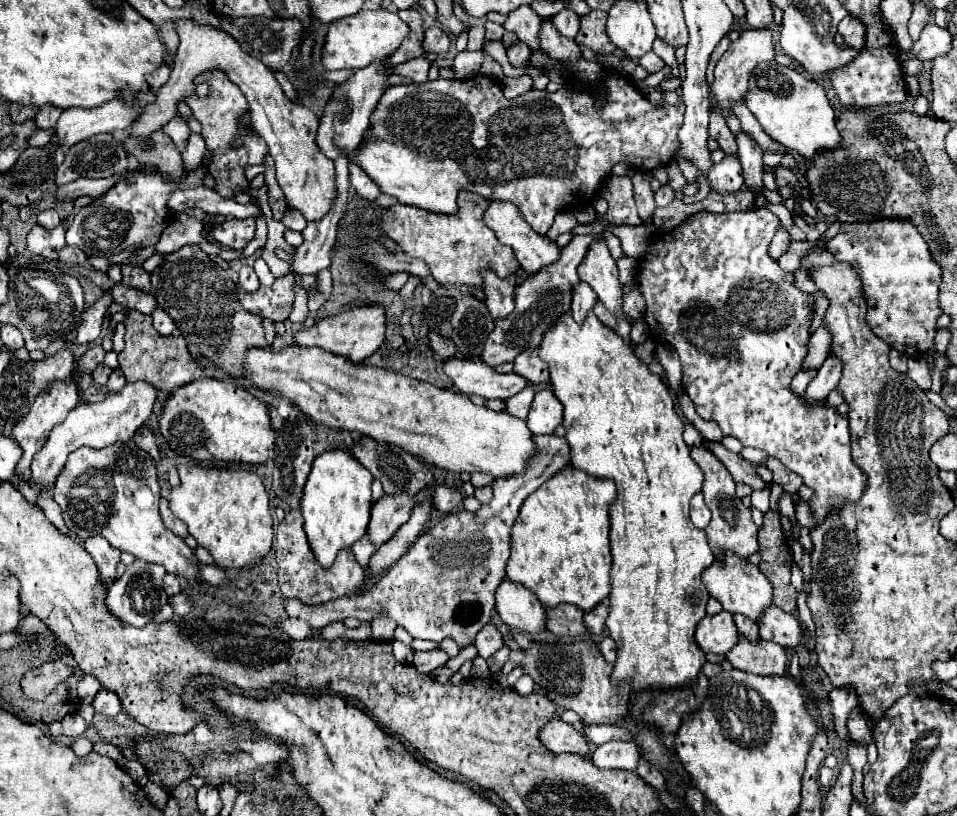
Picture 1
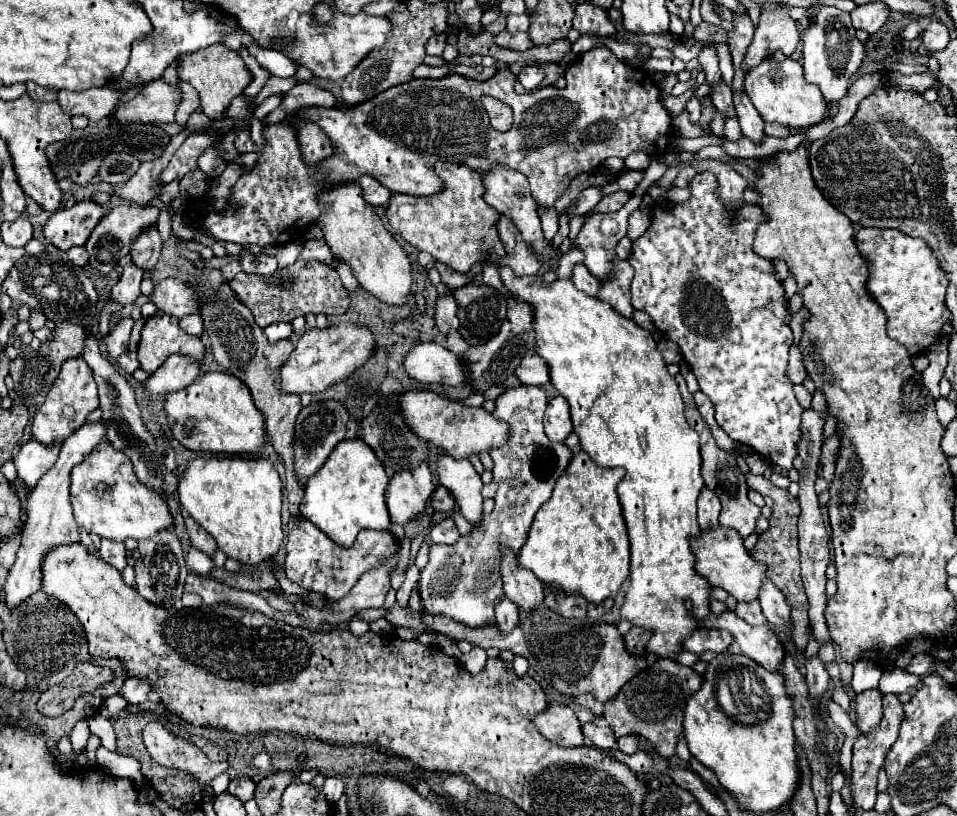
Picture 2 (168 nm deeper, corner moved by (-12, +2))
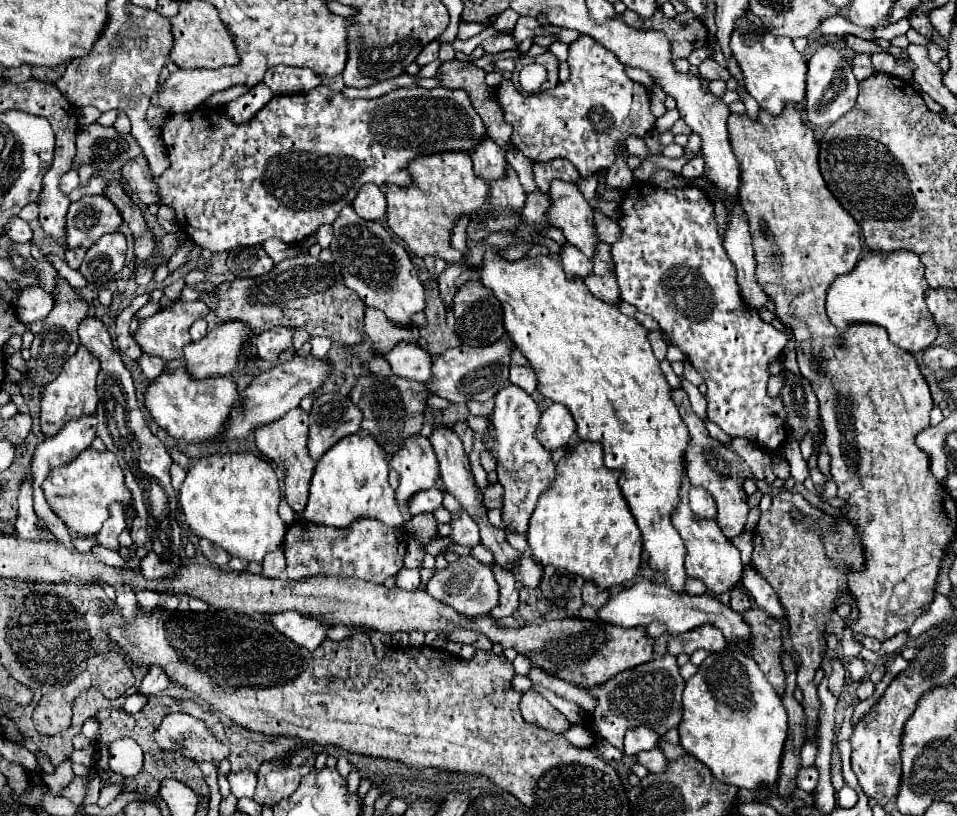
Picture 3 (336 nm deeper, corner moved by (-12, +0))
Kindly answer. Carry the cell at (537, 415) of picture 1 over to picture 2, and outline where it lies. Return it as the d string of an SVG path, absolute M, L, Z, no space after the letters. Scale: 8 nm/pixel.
M563 396L551 398L545 410L545 434L549 436L549 440L563 442L571 430L573 428L567 400Z

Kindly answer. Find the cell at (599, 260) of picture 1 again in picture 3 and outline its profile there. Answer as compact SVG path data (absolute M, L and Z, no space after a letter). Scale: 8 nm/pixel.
M553 180L549 188L549 226L563 232L567 242L577 246L585 256L593 258L597 236L593 228L593 210L579 188L565 180Z

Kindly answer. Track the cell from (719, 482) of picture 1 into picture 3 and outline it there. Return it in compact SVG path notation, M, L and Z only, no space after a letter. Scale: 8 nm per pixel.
M679 388L673 390L671 398L677 404L683 422L689 428L689 444L685 448L685 472L687 472L687 478L689 478L689 482L693 486L701 486L701 488L705 488L705 490L709 490L713 494L713 498L717 502L715 520L717 520L719 528L723 530L723 534L727 538L735 538L735 536L739 536L743 532L745 522L747 522L747 512L749 512L747 494L743 492L743 476L741 476L743 460L731 448L727 448L725 444L721 444L719 440L709 436L709 432L705 428L705 422L691 410L689 396L685 394L685 390L679 390Z

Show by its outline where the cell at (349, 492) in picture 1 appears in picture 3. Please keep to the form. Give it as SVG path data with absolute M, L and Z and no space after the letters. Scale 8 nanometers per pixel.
M353 434L331 446L317 462L311 478L311 494L307 508L303 510L305 520L335 528L345 528L357 518L377 518L387 526L403 526L405 518L395 500L395 490L389 486L389 464L385 450L369 438L369 434Z

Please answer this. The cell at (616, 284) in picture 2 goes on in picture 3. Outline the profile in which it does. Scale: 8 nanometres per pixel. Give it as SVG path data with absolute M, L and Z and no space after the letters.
M599 242L595 246L593 254L593 270L585 278L587 288L601 300L605 302L617 302L619 300L619 290L617 290L617 280L613 274L613 262L609 258L609 244Z

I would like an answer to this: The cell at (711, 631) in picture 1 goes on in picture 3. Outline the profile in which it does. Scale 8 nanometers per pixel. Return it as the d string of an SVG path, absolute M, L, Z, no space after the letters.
M705 624L705 626L699 626L697 630L689 630L681 636L673 636L667 644L667 652L673 654L673 656L677 656L681 652L693 654L699 648L705 648L709 652L719 652L725 646L727 646L727 640L721 634L721 630L717 630L715 626Z

